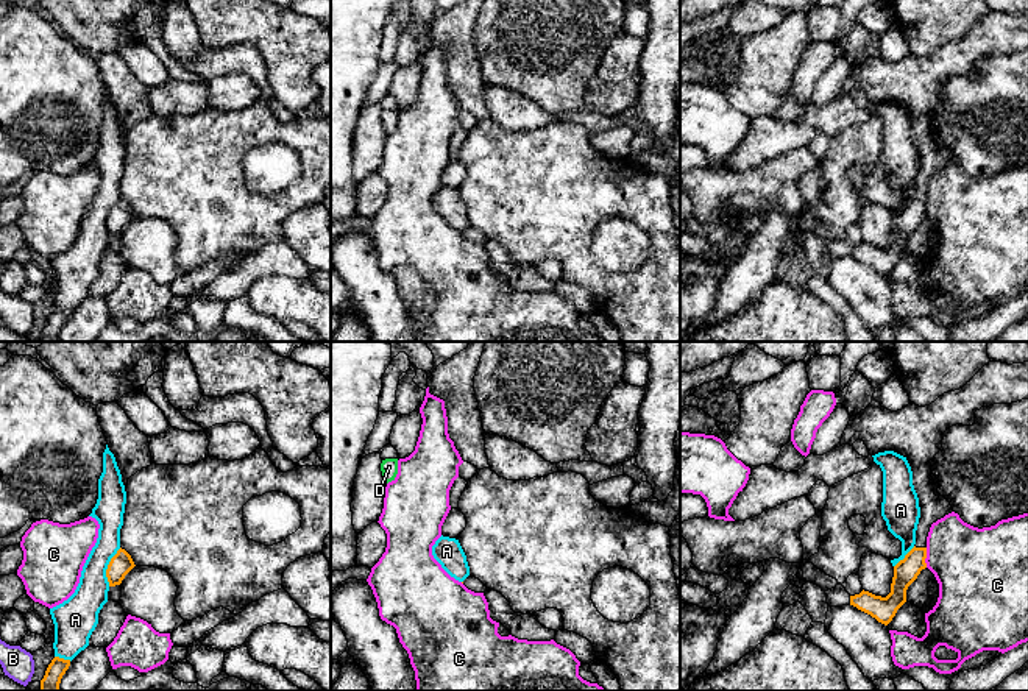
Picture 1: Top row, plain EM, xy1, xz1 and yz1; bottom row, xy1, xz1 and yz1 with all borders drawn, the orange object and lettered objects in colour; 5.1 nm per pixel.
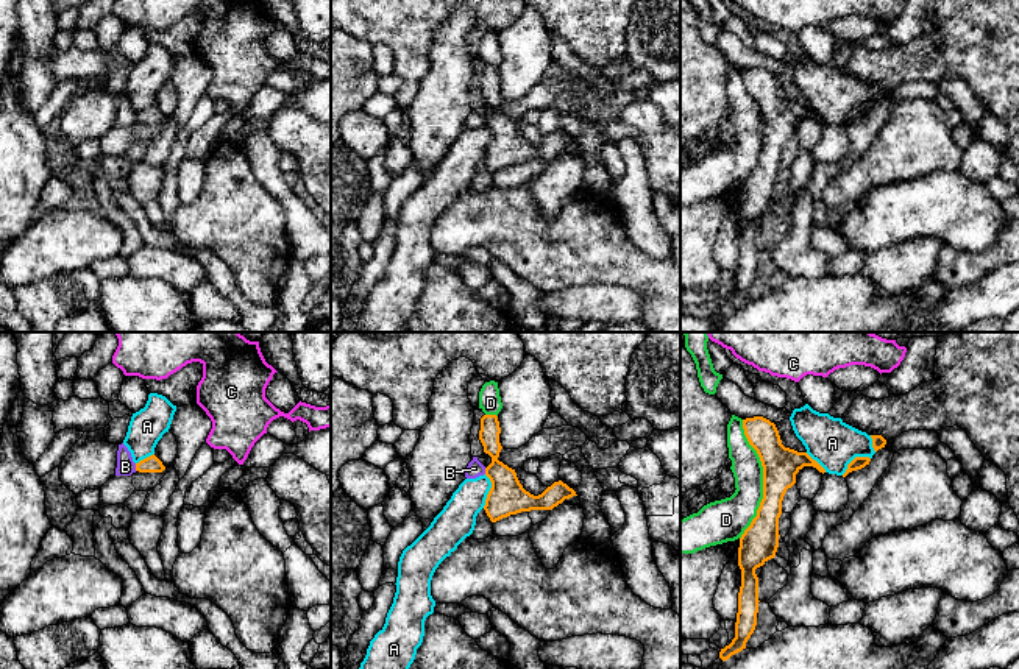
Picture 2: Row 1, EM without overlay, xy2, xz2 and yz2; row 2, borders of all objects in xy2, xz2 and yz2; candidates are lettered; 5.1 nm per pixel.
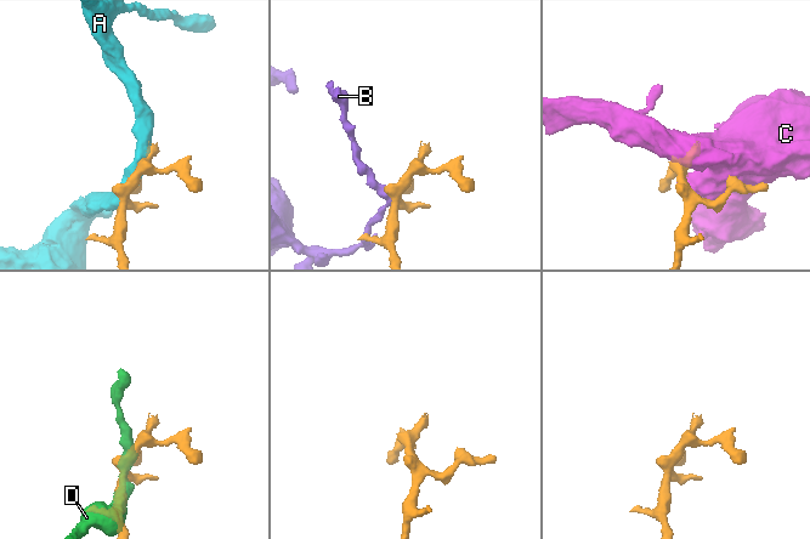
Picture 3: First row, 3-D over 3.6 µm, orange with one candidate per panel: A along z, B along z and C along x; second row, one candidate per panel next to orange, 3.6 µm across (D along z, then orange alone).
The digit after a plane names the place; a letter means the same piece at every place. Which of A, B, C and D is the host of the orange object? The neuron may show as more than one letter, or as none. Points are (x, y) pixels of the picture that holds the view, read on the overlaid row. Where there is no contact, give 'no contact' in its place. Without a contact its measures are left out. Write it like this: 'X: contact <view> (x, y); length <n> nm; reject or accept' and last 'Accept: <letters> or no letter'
A: contact xy1 (108, 566); length 220 nm; reject
B: contact xy2 (136, 467); length 40 nm; reject
C: contact yz1 (925, 557); length 100 nm; reject
D: contact yz2 (763, 479); length 600 nm; reject
Accept: no letter

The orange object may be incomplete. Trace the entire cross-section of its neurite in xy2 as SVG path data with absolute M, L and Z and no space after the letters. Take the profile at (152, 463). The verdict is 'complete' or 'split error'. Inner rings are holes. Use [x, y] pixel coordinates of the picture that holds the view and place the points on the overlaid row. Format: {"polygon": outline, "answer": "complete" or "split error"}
{"polygon": "M154 454L136 463L139 473L162 473L164 469L165 466Z", "answer": "complete"}

